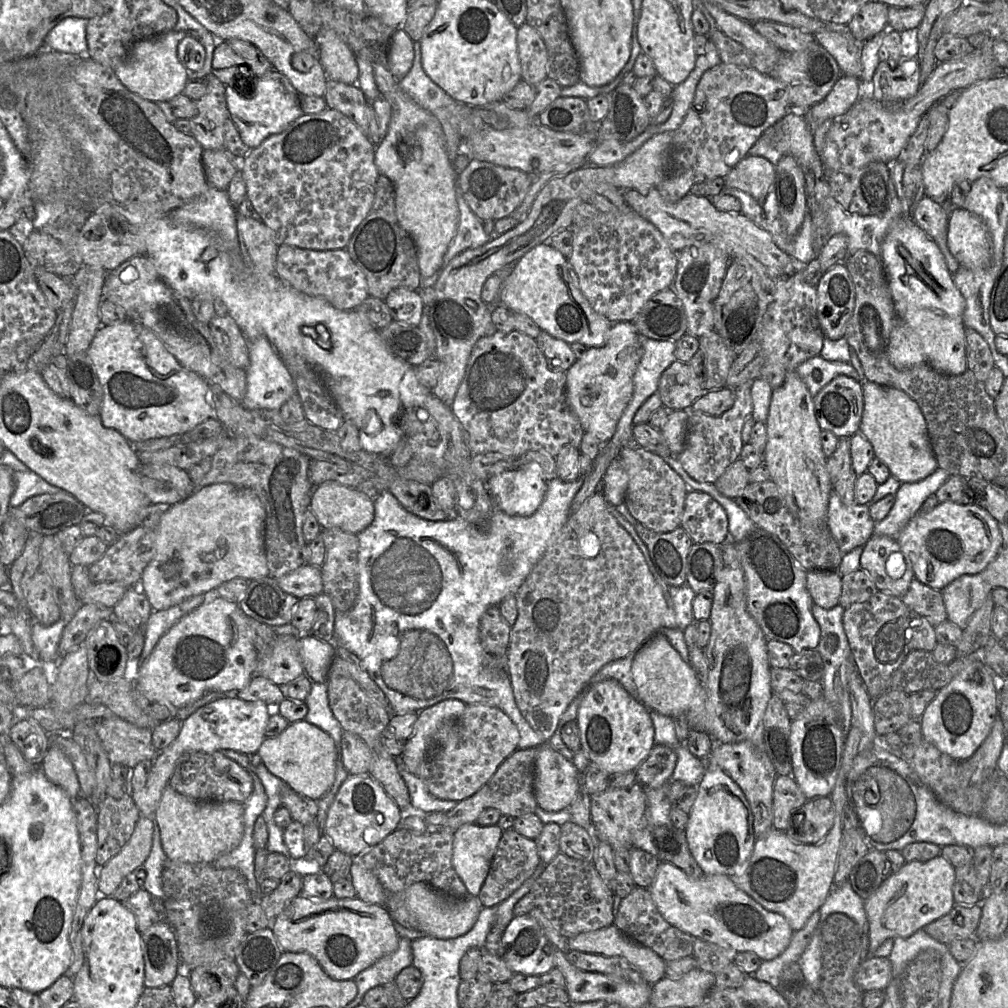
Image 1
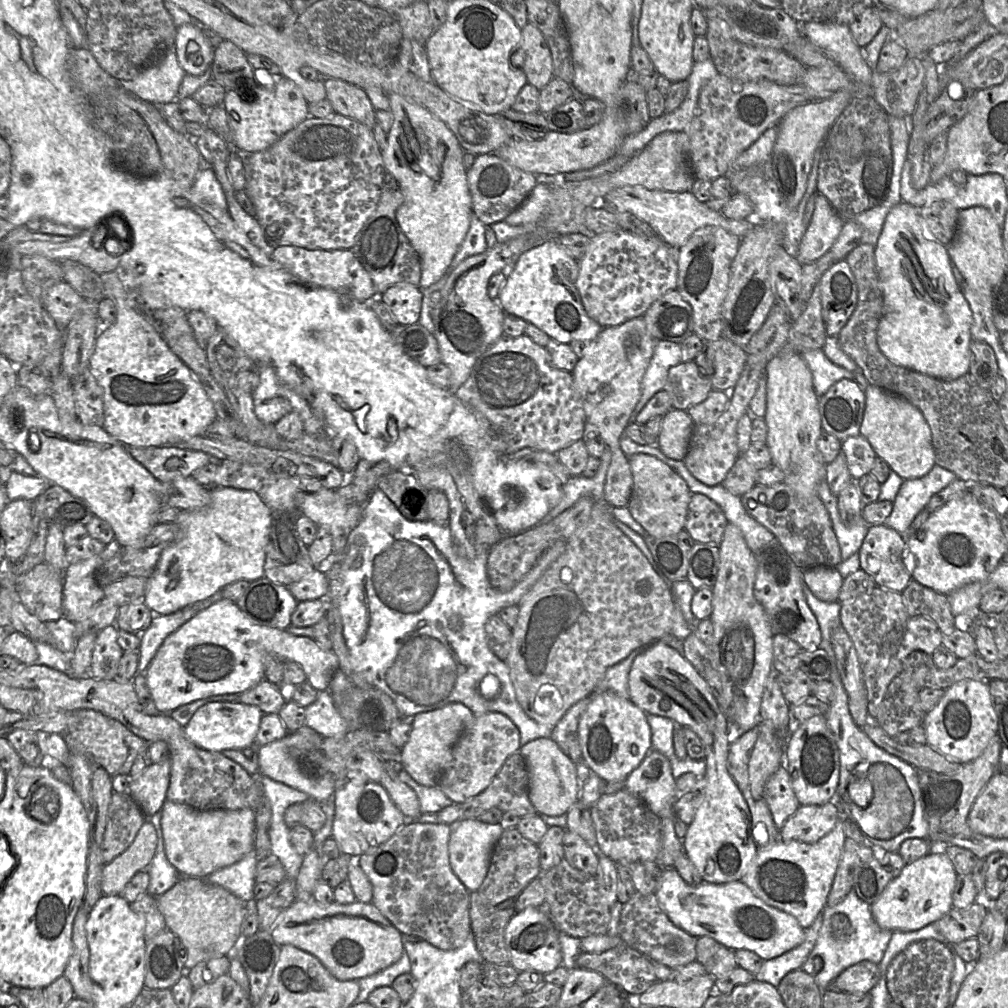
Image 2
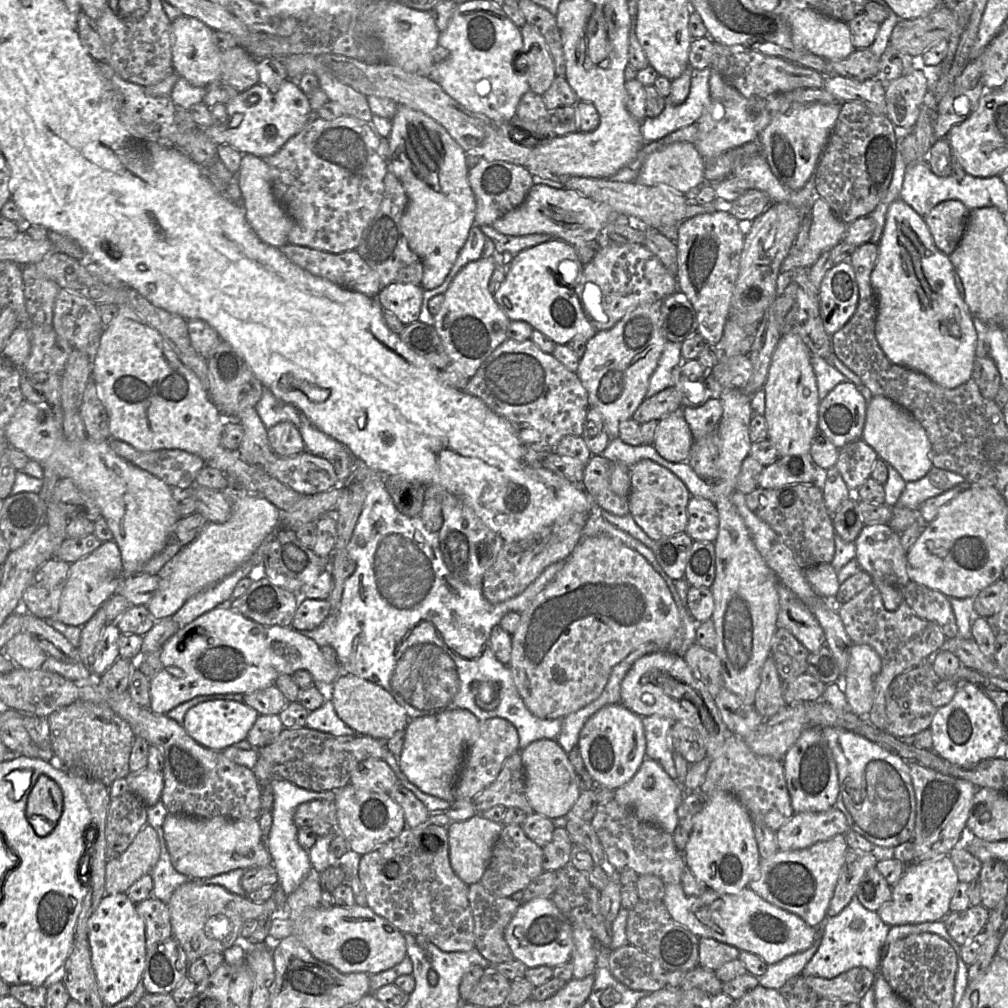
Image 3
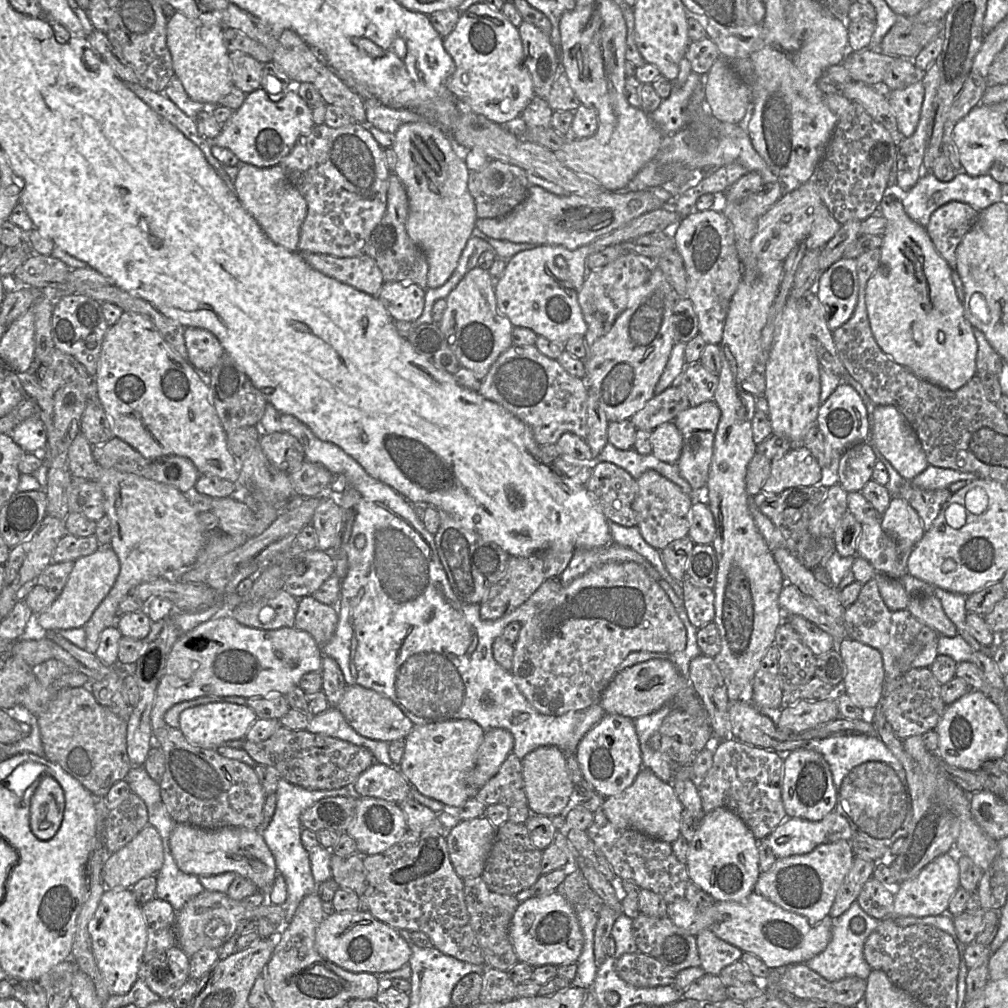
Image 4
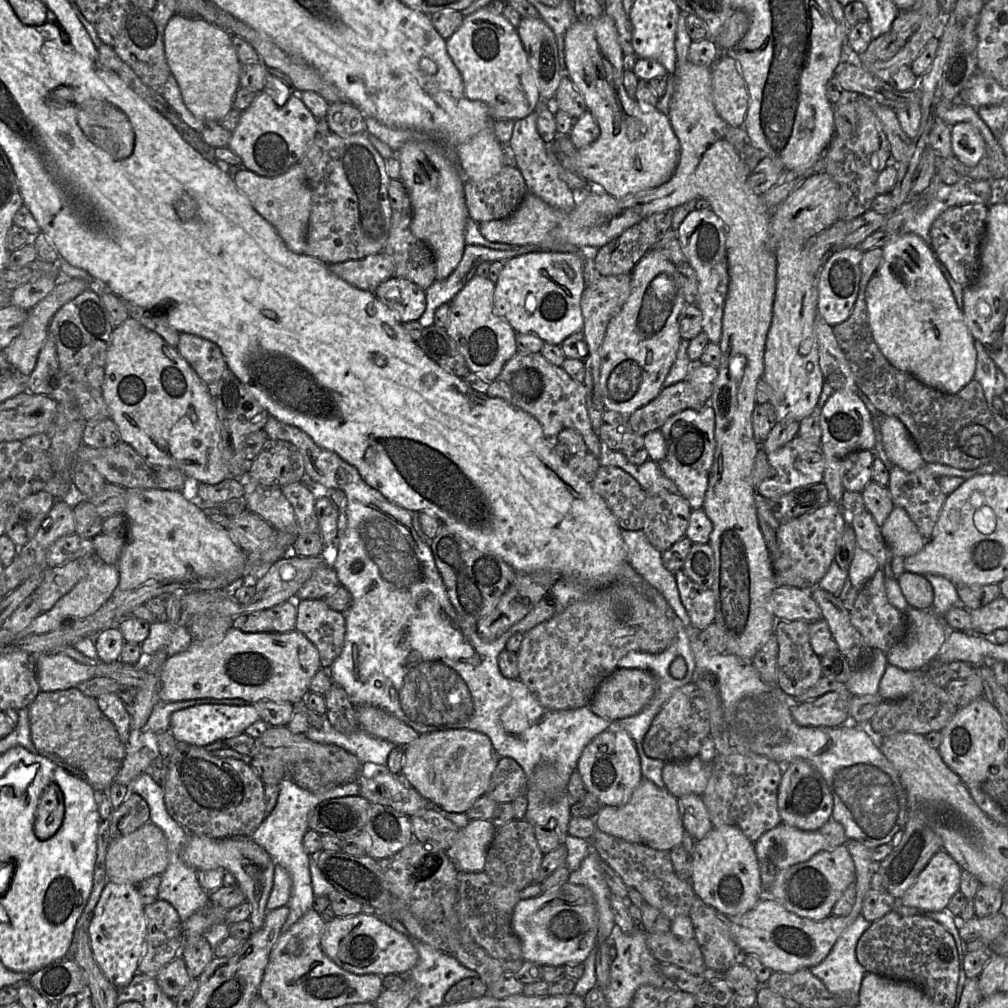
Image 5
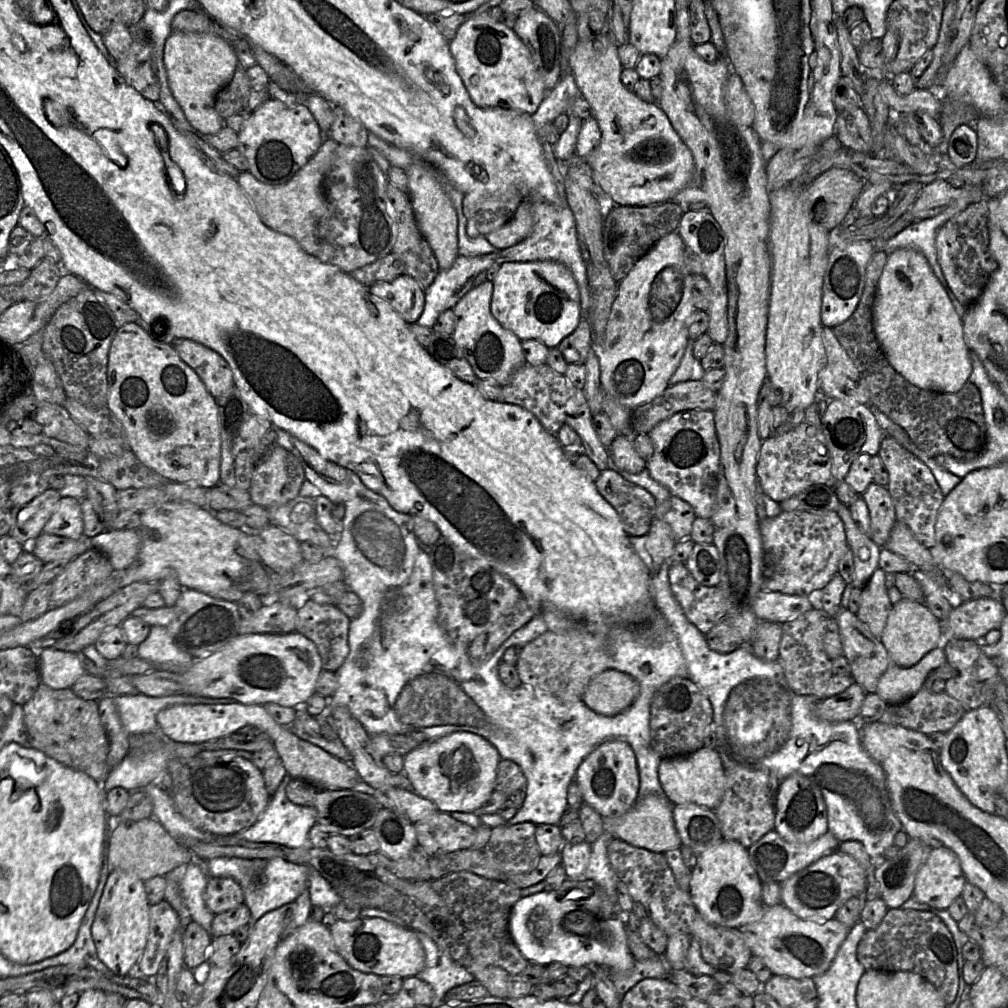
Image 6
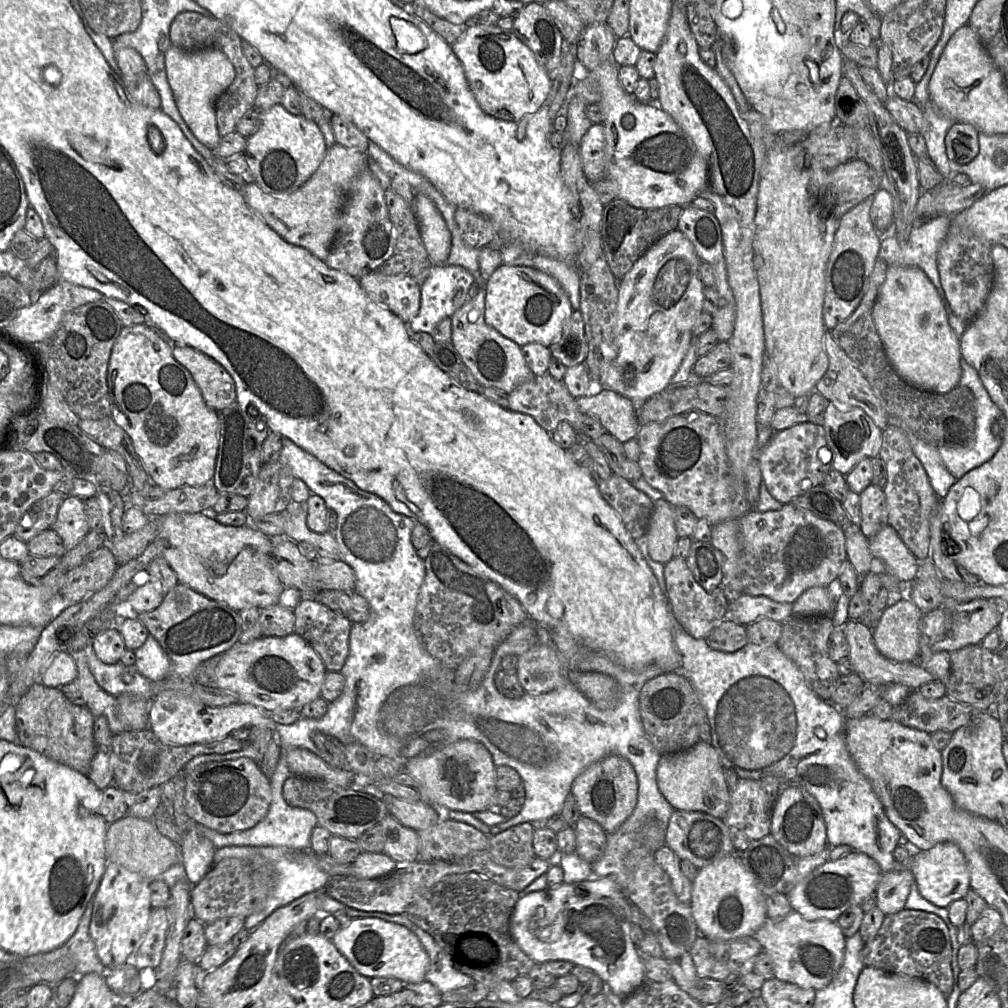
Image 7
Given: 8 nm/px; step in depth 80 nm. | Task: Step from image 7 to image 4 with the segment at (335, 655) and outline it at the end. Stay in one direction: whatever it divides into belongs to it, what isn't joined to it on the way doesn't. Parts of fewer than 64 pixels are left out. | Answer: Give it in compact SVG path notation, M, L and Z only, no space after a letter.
M312 596L299 599L294 628L311 635L320 647L333 637L338 625L338 610Z

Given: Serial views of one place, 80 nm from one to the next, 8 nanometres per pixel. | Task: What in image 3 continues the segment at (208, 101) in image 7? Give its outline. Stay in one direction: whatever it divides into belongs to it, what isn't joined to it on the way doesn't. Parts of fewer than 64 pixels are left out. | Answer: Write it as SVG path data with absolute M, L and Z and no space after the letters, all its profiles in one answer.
M181 15L171 23L171 54L174 71L190 84L207 88L221 81L221 52L213 41L213 30L201 21Z

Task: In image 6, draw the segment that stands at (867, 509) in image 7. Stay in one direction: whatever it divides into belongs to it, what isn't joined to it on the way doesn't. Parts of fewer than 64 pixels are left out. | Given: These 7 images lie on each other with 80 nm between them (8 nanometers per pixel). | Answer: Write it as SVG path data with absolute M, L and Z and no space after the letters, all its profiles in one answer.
M872 482L861 495L870 515L870 539L884 547L896 522L892 499L885 486Z

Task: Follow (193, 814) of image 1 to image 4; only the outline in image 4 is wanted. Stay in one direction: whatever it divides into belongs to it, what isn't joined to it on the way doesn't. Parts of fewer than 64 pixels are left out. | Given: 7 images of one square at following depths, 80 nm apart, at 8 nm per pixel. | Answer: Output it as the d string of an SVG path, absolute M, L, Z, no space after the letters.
M176 823L169 837L169 847L177 867L184 873L195 876L212 876L227 872L235 873L250 879L263 893L268 902L278 870L275 859L267 847L260 830L249 830L236 827L223 827L219 829L203 829L189 824Z

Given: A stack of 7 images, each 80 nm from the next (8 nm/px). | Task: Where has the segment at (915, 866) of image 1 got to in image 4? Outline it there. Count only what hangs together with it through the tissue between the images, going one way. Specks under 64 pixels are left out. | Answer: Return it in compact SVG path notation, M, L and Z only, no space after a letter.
M952 848L948 853L942 854L927 864L914 877L897 885L897 891L894 896L893 912L890 917L926 917L948 914L948 905L955 891L960 887L959 866L956 855L957 850Z

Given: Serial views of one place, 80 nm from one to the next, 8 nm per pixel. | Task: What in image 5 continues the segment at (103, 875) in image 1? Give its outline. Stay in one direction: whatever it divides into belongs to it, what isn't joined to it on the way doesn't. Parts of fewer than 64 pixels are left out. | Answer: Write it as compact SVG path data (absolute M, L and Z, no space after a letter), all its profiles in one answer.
M148 822L137 830L110 841L106 856L108 882L137 885L154 875L161 875L169 863L167 840L163 831Z

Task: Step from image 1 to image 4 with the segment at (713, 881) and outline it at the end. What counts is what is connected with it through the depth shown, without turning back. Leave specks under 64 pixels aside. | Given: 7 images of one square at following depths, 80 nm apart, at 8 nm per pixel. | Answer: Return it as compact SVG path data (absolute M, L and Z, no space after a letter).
M755 892L741 902L716 901L712 906L695 908L685 898L667 904L668 917L674 925L696 936L701 930L711 930L720 939L736 946L743 952L751 953L761 959L769 969L775 969L790 964L806 963L822 952L831 939L833 919L826 915L817 925L812 926L807 919L795 912L785 910Z

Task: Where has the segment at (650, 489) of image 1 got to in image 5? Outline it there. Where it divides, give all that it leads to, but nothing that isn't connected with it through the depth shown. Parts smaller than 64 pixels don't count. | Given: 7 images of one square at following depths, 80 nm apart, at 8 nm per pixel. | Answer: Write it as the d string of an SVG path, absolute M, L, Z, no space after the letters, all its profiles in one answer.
M647 491L642 530L652 546L666 551L686 536L691 512L688 501L679 493Z

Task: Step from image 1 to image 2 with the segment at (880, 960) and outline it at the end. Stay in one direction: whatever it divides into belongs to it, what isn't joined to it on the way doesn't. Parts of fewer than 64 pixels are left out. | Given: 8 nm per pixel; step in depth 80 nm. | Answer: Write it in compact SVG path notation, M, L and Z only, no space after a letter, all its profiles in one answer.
M868 960L860 961L842 971L829 988L850 994L868 993L880 978L879 966Z

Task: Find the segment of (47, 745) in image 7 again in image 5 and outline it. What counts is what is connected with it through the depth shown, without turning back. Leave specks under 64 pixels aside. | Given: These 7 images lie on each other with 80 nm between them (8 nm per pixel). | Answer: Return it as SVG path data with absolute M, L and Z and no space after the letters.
M78 687L40 691L27 708L30 735L37 753L86 781L96 793L107 792L122 766L126 745L100 710L97 699L85 695Z

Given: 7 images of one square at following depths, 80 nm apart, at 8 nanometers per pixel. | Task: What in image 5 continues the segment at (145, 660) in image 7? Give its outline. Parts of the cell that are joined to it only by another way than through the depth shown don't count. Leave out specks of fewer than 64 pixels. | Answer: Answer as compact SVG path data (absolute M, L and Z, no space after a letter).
M164 618L151 623L148 637L140 644L144 656L165 648L169 657L188 649L191 635L184 625L170 625Z

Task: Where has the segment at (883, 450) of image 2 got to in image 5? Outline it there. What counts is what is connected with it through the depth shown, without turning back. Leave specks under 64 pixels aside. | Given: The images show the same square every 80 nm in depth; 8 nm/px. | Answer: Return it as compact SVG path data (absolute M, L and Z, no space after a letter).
M881 415L880 430L885 453L892 464L908 472L925 467L926 462L898 418Z

